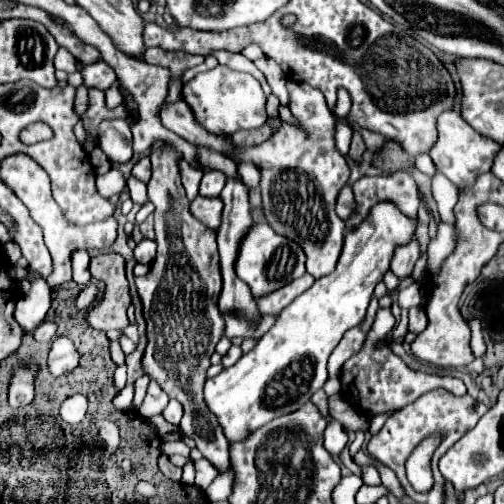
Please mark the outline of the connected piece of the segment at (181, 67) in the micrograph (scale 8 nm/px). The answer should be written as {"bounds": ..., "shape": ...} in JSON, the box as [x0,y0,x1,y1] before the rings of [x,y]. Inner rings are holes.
{"bounds":[143,48,205,76],"shape":[[[145,48],[143,50],[143,60],[165,66],[173,72],[173,76],[179,76],[187,68],[193,68],[193,66],[201,64],[205,58],[203,56],[191,56],[187,52],[167,52],[167,50],[161,50],[161,48]]]}

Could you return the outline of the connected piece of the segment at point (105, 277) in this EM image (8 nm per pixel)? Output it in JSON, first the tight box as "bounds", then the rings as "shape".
{"bounds":[87,252,131,330],"shape":[[[115,252],[91,258],[91,276],[105,282],[103,300],[87,312],[87,322],[95,330],[123,330],[127,322],[127,306],[131,304],[129,284],[125,278],[125,260]]]}

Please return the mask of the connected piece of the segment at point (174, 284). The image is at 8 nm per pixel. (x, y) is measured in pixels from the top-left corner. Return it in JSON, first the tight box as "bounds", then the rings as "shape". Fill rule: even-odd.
{"bounds":[135,146,229,472],"shape":[[[167,146],[165,150],[151,152],[151,164],[153,174],[147,182],[147,196],[149,202],[155,204],[155,242],[157,242],[157,256],[151,262],[149,274],[135,278],[135,286],[143,304],[143,316],[147,322],[147,348],[141,360],[143,372],[155,380],[167,396],[179,400],[183,404],[183,418],[181,418],[181,430],[191,436],[199,448],[199,452],[215,464],[219,472],[225,472],[229,468],[229,442],[225,434],[221,432],[221,426],[213,412],[209,412],[205,400],[203,400],[203,384],[207,380],[207,368],[211,366],[211,354],[215,352],[217,342],[223,336],[225,322],[217,308],[219,300],[219,288],[221,288],[221,270],[219,270],[219,254],[215,244],[215,230],[203,226],[199,220],[195,220],[189,212],[189,200],[185,196],[185,188],[181,184],[177,160],[181,154]]]}

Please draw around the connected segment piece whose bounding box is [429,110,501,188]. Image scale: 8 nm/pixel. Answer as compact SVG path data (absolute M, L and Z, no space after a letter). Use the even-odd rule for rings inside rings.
M447 110L437 118L437 140L431 146L429 156L439 172L443 172L453 184L457 184L457 188L465 188L473 184L479 174L491 170L493 156L499 152L499 148L501 146L497 142L475 132L457 110Z

